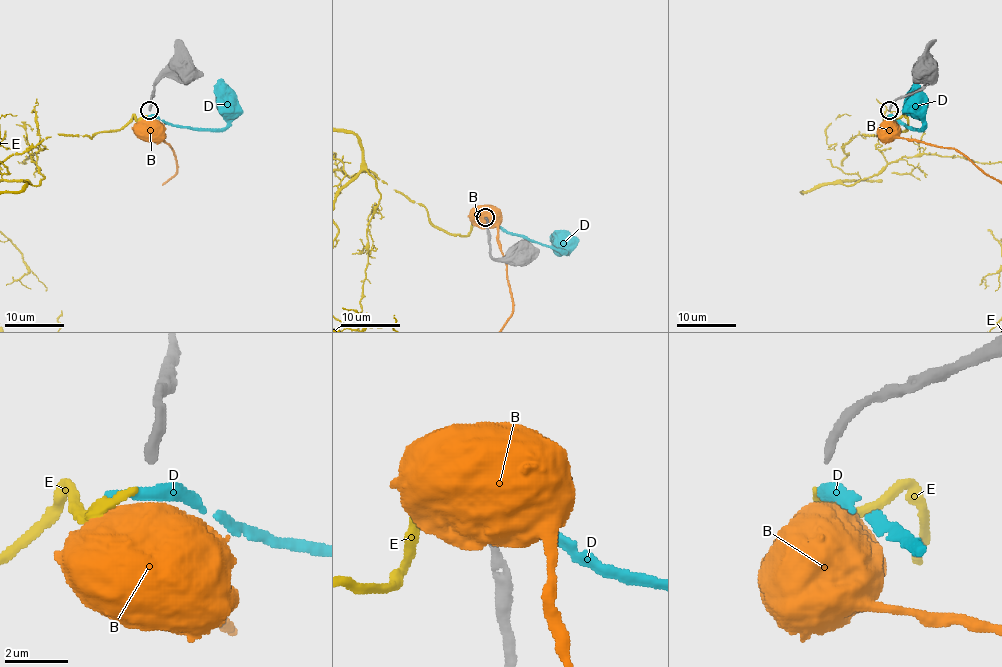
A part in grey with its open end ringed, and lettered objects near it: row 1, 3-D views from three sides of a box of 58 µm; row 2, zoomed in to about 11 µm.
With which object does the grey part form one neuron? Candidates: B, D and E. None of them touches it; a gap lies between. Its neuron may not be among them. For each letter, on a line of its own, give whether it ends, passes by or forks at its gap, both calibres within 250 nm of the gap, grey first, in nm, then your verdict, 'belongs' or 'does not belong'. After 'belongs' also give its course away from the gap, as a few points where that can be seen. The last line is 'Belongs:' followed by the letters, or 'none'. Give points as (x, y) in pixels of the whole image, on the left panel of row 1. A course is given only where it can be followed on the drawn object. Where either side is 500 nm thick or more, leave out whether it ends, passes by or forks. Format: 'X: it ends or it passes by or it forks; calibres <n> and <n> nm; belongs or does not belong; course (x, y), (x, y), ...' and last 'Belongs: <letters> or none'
B: calibres 300 and 700 nm; does not belong
D: it passes by; calibres 300 and 360 nm; does not belong
E: it ends; calibres 300 and 200 nm; belongs
Belongs: E

